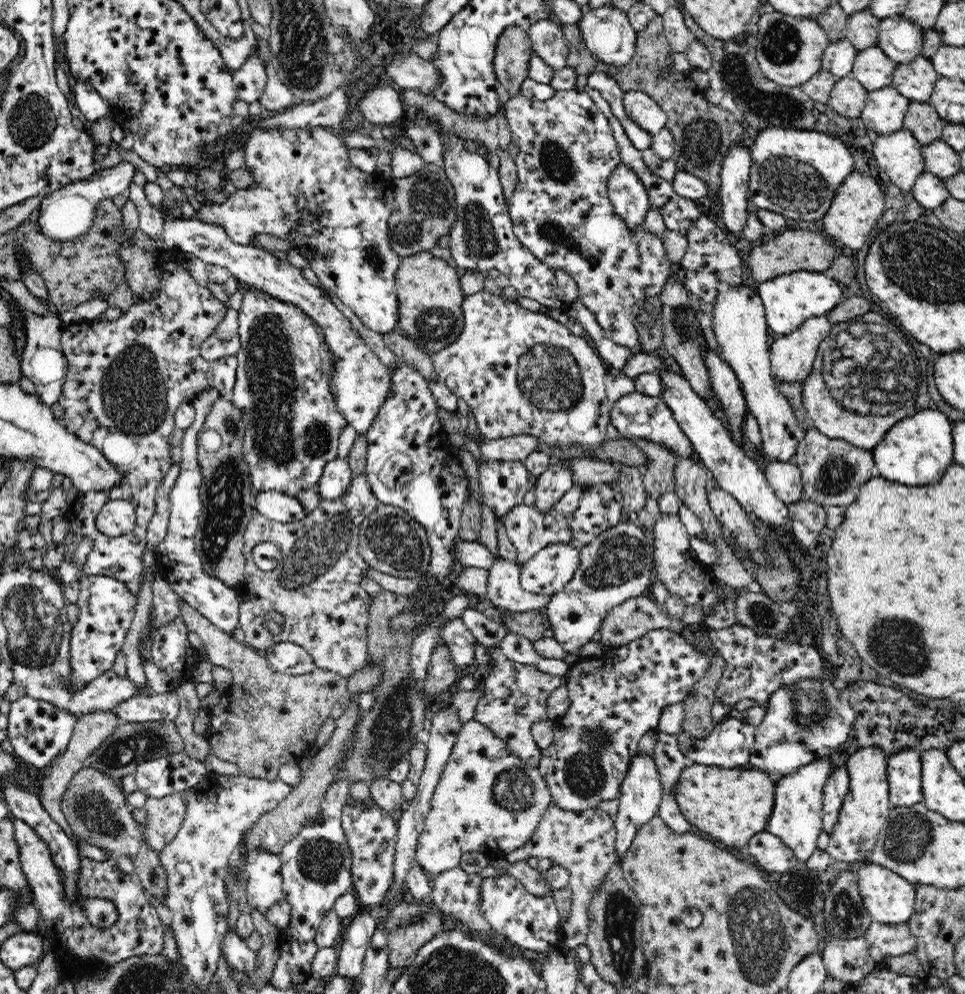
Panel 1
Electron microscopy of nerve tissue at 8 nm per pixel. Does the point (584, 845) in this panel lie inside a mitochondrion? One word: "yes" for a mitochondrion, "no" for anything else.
no

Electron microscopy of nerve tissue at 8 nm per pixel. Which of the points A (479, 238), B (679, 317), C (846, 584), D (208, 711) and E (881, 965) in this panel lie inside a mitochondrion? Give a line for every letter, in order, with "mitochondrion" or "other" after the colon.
A: mitochondrion
B: mitochondrion
C: other
D: other
E: other

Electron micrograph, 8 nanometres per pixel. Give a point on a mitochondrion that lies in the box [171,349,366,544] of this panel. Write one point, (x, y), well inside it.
(231, 425)

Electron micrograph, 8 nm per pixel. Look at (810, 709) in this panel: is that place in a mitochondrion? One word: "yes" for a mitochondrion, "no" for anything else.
yes

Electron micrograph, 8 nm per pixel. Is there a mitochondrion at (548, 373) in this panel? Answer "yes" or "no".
yes

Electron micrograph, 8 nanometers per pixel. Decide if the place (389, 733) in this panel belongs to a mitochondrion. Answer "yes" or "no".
yes

